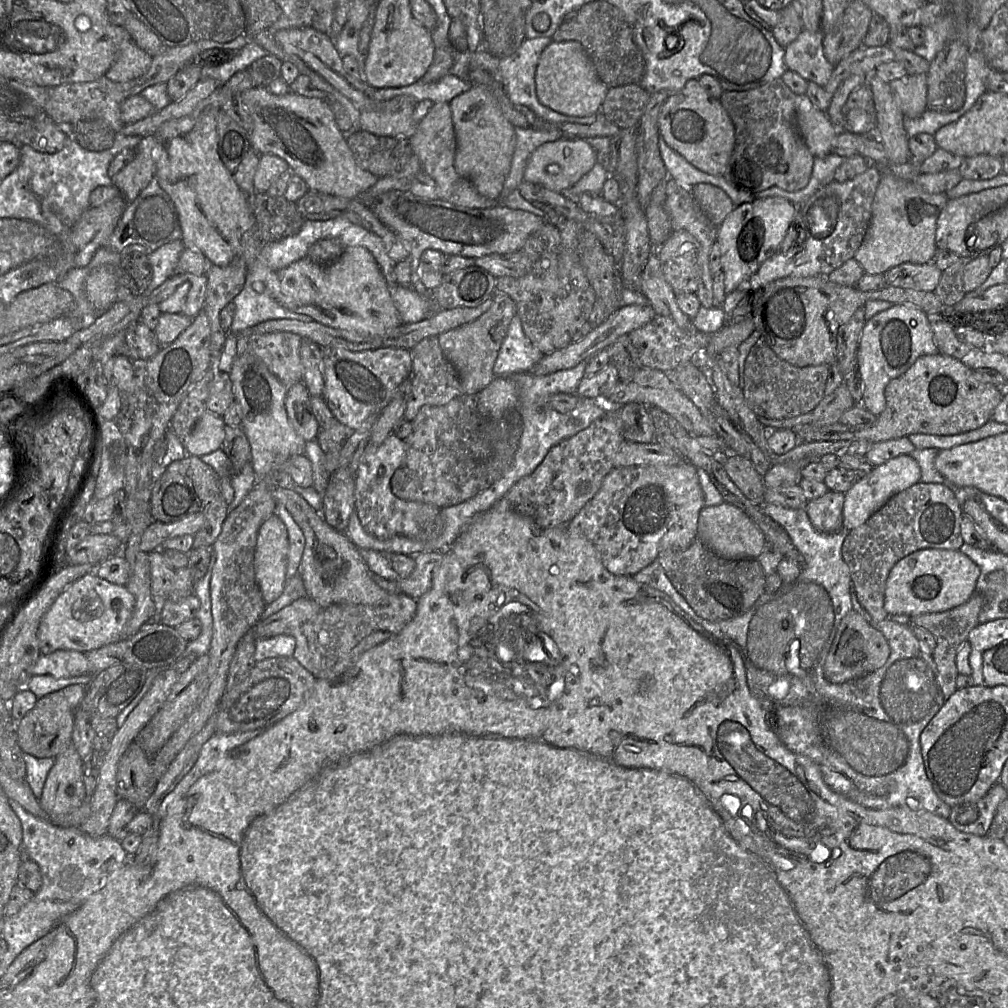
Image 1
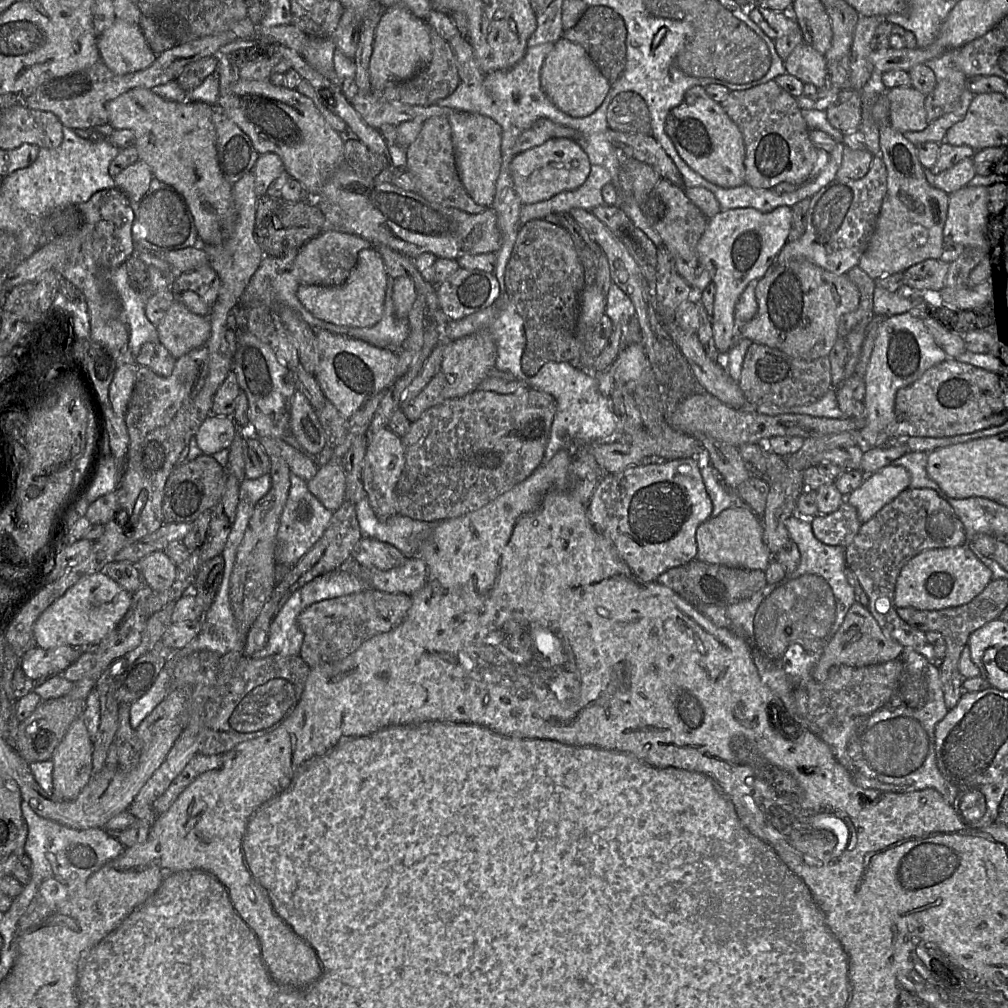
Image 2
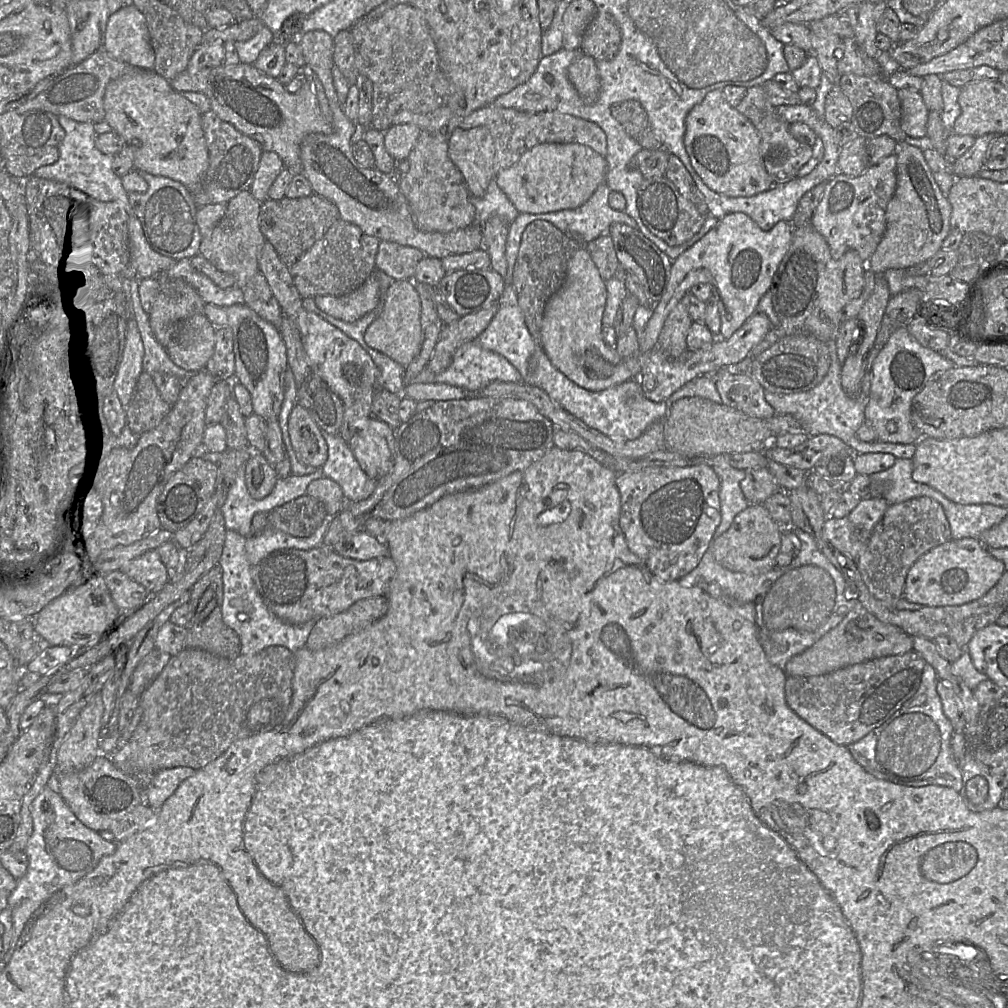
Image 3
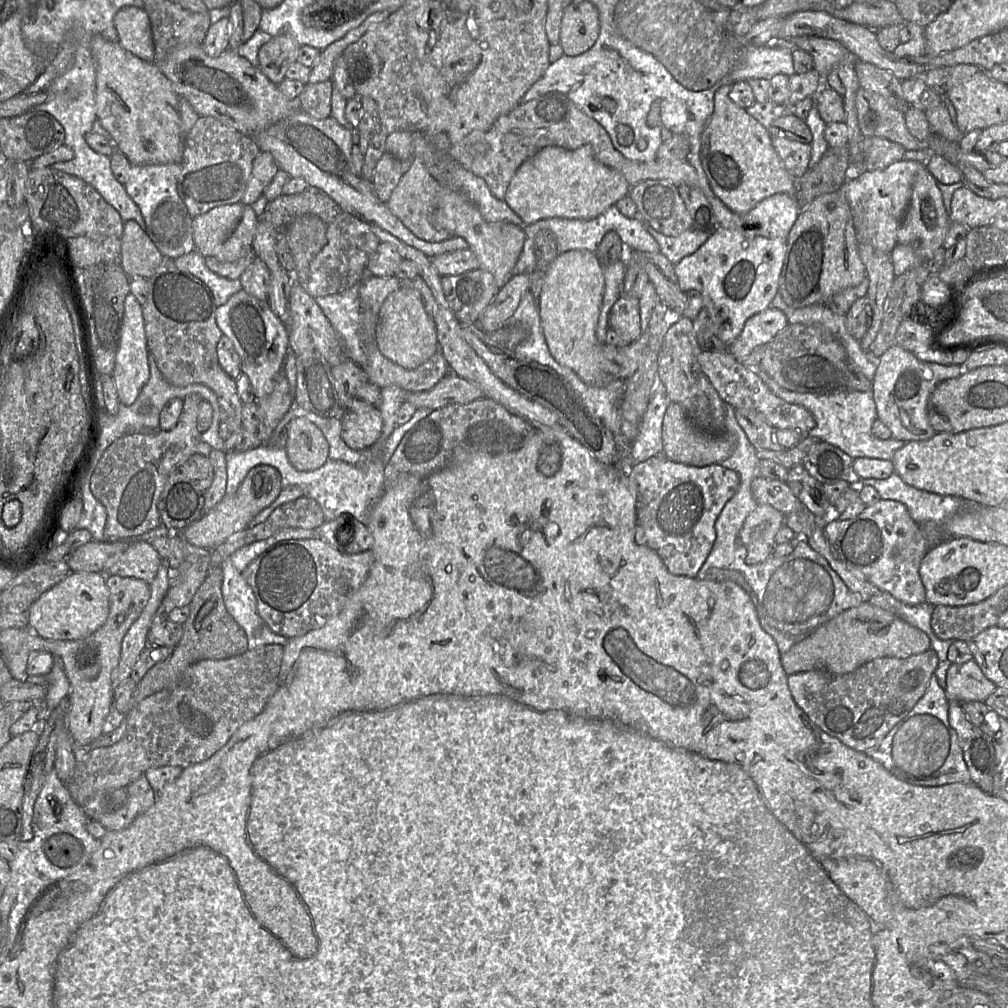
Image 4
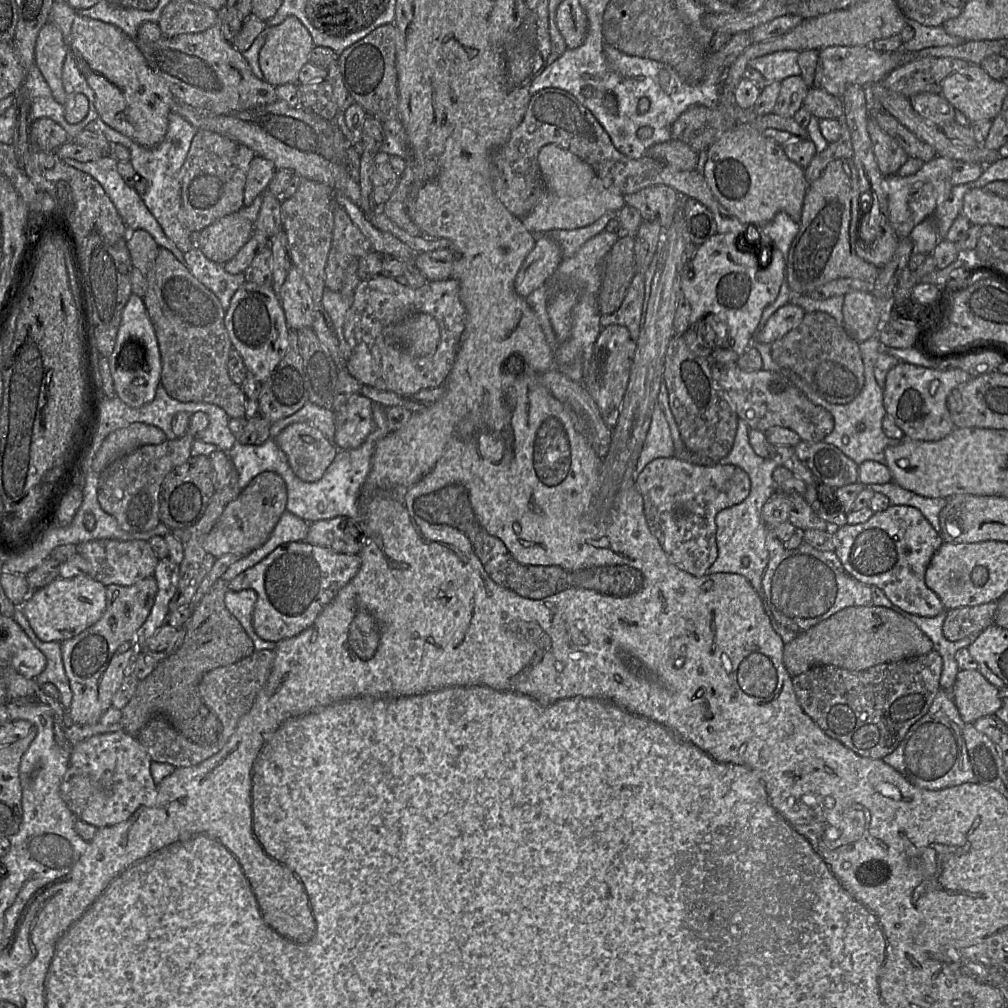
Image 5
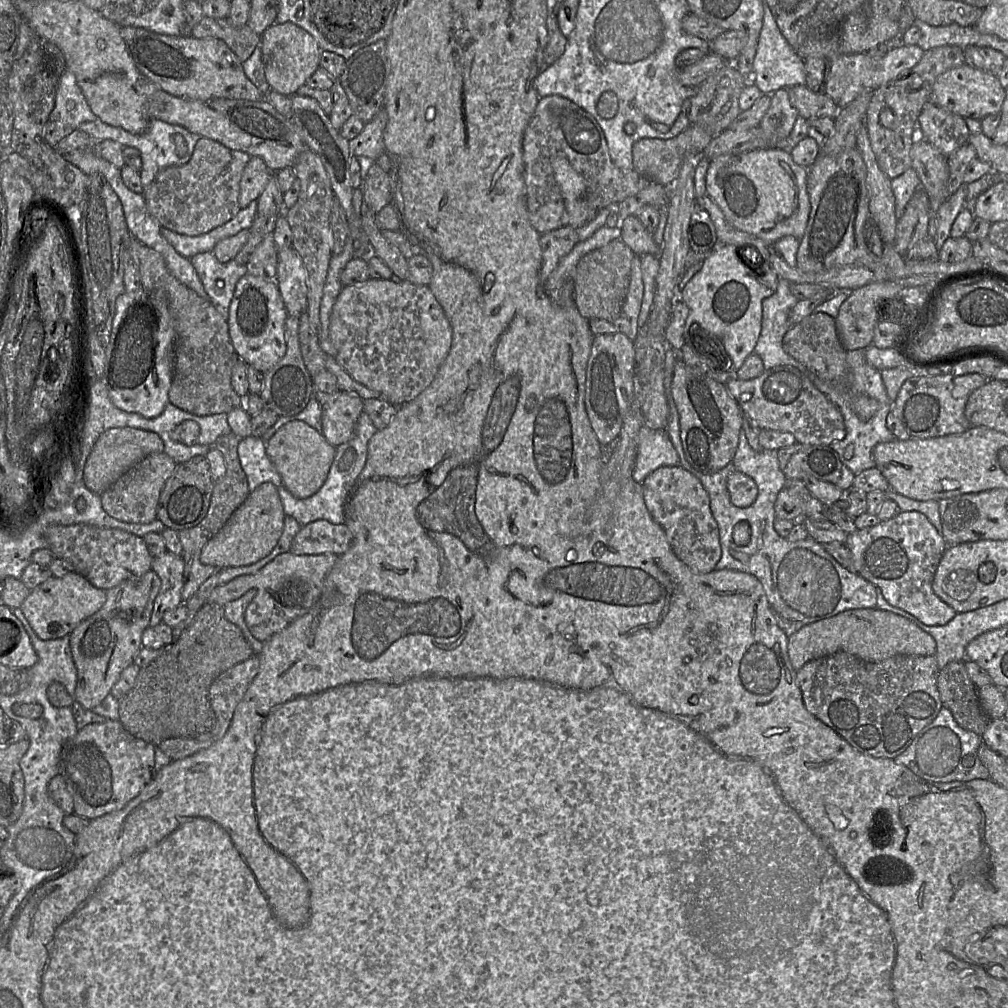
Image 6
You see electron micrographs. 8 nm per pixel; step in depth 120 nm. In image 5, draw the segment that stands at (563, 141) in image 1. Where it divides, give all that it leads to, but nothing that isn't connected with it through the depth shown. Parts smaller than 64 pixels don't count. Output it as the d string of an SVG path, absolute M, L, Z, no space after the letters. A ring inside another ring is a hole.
M555 144L541 148L538 156L541 174L547 184L546 197L522 219L524 226L536 235L551 230L571 230L589 226L606 212L619 212L625 205L624 196L606 187L593 168L575 154Z

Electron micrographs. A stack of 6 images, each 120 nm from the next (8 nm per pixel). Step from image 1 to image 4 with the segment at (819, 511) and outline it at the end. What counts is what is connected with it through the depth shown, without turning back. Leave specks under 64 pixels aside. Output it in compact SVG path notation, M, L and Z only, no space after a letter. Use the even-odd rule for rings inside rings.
M880 499L872 505L866 505L855 518L827 522L823 532L838 559L849 569L860 573L880 590L890 593L905 604L926 602L919 567L931 548L904 504Z

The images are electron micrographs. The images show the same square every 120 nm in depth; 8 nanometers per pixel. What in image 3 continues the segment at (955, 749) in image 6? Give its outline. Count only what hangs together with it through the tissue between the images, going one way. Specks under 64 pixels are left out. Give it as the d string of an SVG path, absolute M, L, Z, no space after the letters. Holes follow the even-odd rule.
M926 663L916 693L882 725L847 746L855 761L868 773L908 787L939 785L960 793L962 772L951 748L954 729L942 709L938 680L934 667Z

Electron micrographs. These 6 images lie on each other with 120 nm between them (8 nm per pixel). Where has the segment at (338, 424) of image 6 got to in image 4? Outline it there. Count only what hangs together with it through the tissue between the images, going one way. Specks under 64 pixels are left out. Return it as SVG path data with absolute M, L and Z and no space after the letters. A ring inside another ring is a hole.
M377 407L346 412L342 416L342 438L353 450L365 451L380 437L383 419Z

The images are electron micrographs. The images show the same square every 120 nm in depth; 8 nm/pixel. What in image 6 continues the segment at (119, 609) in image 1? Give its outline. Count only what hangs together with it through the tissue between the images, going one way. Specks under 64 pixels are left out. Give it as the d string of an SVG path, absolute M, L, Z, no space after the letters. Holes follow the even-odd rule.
M73 571L62 577L52 576L30 590L21 610L36 635L42 640L51 640L69 635L79 623L100 610L105 600L106 591L94 587L85 577Z

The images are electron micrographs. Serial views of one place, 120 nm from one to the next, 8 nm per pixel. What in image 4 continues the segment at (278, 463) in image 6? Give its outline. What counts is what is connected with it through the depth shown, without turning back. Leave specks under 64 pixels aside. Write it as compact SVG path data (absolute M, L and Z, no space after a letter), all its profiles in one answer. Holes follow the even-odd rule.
M305 417L288 424L285 449L291 465L299 471L312 471L329 459L329 444L322 431Z

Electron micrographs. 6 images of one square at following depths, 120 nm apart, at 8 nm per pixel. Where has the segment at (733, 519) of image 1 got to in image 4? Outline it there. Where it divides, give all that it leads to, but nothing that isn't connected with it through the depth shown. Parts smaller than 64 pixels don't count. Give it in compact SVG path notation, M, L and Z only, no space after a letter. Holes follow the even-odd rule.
M758 505L745 519L739 534L747 549L745 562L756 565L765 561L776 545L775 536L784 525L785 515L770 505Z

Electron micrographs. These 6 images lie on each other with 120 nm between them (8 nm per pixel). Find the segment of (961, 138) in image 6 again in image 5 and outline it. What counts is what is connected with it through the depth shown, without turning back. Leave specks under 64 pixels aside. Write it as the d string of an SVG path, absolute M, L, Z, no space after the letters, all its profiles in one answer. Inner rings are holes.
M920 93L909 101L917 114L940 128L955 121L955 108L941 94Z

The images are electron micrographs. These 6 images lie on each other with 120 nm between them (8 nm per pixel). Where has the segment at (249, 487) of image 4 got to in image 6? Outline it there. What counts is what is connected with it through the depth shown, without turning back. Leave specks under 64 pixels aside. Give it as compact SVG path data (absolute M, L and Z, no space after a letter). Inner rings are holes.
M265 482L250 492L223 528L202 549L201 563L218 569L247 566L267 556L277 544L285 513L277 487Z

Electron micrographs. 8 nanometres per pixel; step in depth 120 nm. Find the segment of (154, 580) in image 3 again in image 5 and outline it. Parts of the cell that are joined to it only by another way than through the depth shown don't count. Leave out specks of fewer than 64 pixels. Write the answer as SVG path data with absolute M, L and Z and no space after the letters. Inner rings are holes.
M114 539L92 540L77 545L77 553L89 564L89 576L108 586L130 586L153 576L159 559L145 540L120 541Z

